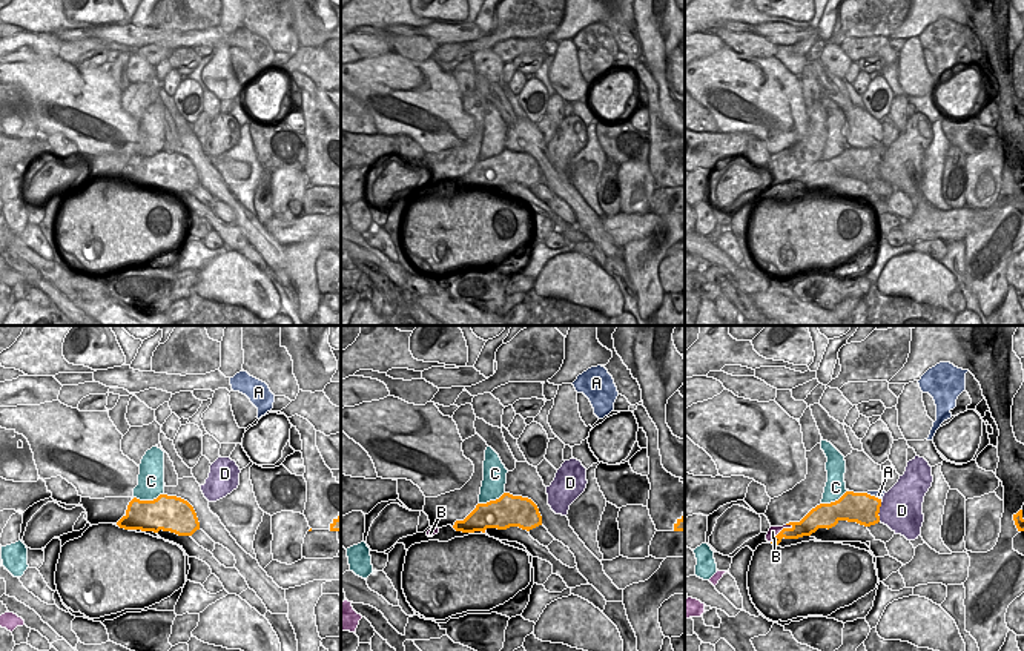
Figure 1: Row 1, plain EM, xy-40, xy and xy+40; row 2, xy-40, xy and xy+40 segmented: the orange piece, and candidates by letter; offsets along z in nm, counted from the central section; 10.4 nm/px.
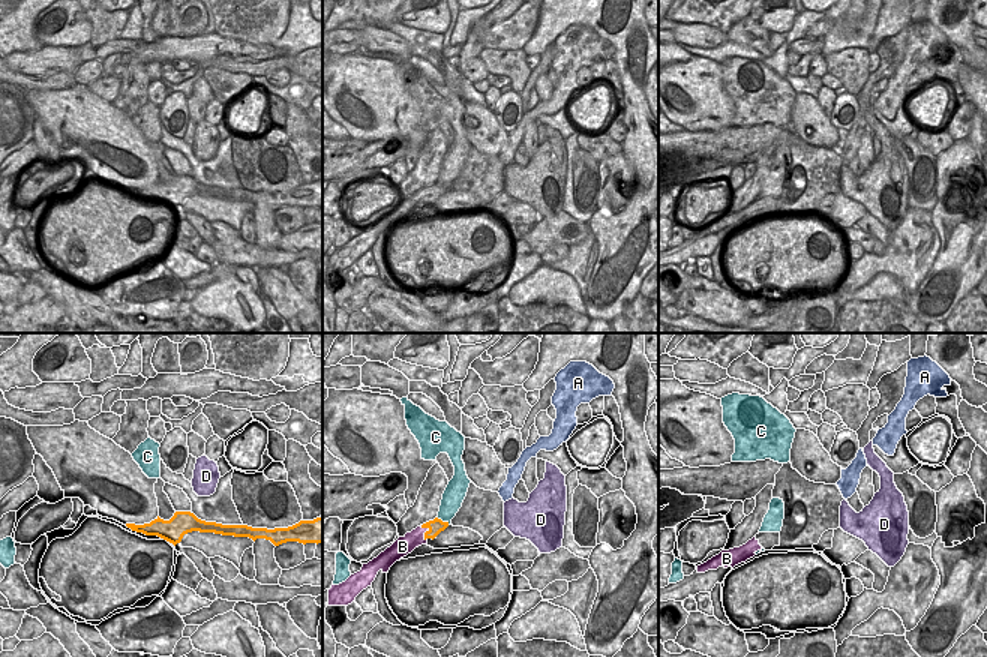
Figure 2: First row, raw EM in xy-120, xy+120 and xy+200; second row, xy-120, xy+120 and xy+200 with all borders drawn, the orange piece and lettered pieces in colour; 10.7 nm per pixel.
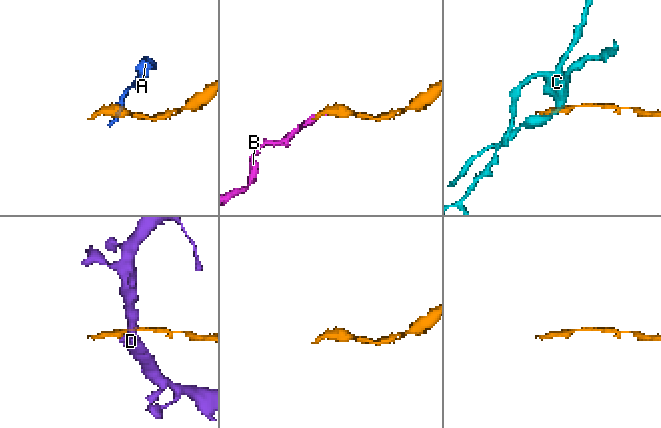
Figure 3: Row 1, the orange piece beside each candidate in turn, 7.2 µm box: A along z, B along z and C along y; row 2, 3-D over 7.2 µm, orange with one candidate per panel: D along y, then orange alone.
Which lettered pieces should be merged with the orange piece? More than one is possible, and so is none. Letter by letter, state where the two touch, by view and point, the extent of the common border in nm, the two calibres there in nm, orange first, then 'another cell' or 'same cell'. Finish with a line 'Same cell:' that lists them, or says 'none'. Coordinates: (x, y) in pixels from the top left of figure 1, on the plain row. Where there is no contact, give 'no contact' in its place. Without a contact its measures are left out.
A: xy+40 (874, 152) | 190 nm | 320/70 nm | another cell
B: xy+40 (780, 188) | 300 nm | 160/100 nm | same cell
C: xy-40 (148, 157) | 300 nm | 380/280 nm | another cell
D: xy+40 (878, 168) | 220 nm | 320/440 nm | another cell
Same cell: B

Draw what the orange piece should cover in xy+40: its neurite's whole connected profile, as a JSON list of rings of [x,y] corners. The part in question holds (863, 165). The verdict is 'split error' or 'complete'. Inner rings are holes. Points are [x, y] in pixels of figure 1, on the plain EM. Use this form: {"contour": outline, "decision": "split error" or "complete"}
{"contour": [[[846,147],[838,157],[820,160],[812,164],[800,178],[789,178],[783,183],[771,183],[766,197],[778,201],[781,195],[798,195],[811,192],[818,184],[832,184],[840,177],[857,178],[870,183],[880,178],[881,155],[867,149]]], "decision": "split error"}

